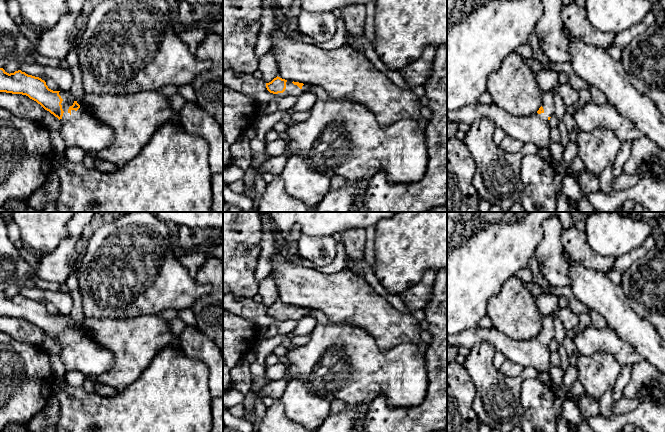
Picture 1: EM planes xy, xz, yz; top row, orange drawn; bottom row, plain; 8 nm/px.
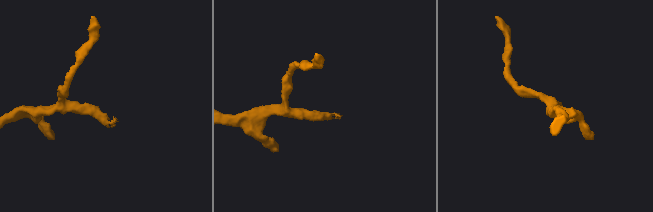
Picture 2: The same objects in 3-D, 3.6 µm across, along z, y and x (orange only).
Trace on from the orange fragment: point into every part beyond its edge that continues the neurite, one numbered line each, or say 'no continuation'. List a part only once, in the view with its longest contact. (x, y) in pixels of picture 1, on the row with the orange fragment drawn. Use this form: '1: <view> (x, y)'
1: xy (82, 129)

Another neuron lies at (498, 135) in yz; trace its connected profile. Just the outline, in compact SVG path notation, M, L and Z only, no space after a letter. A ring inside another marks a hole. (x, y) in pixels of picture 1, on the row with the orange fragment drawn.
M495 128L493 135L492 135L492 140L495 143L496 146L500 147L501 142L505 138L506 134L503 132L501 128Z

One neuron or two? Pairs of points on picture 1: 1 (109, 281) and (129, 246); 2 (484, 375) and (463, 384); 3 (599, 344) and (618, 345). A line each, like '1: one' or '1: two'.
1: one
2: two
3: one

